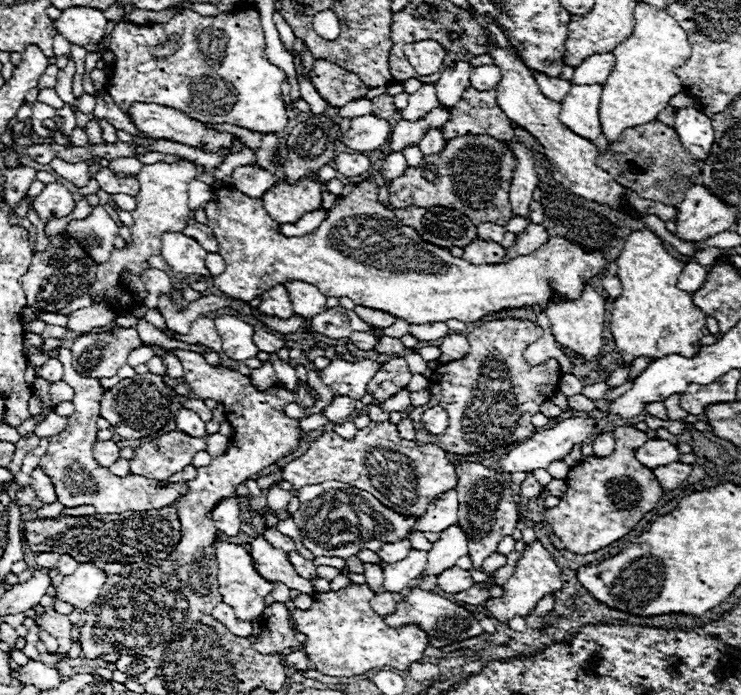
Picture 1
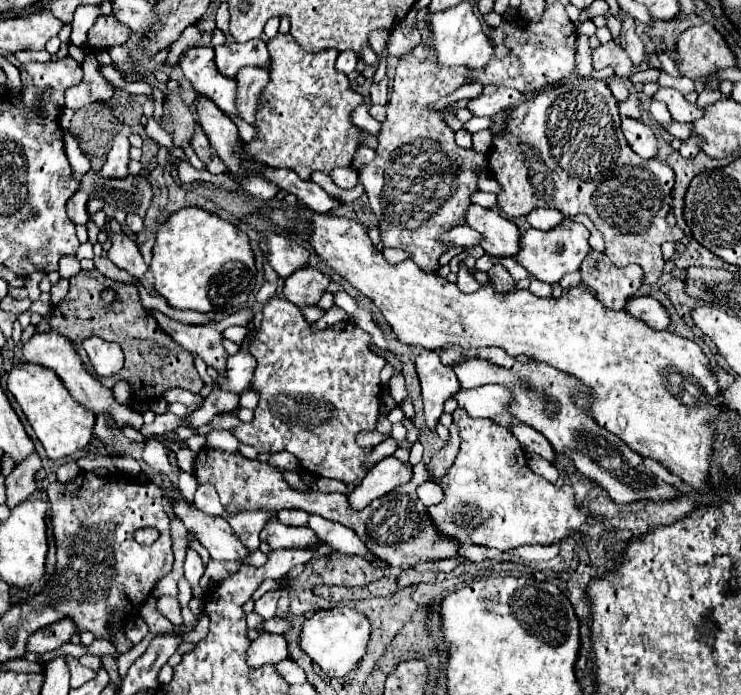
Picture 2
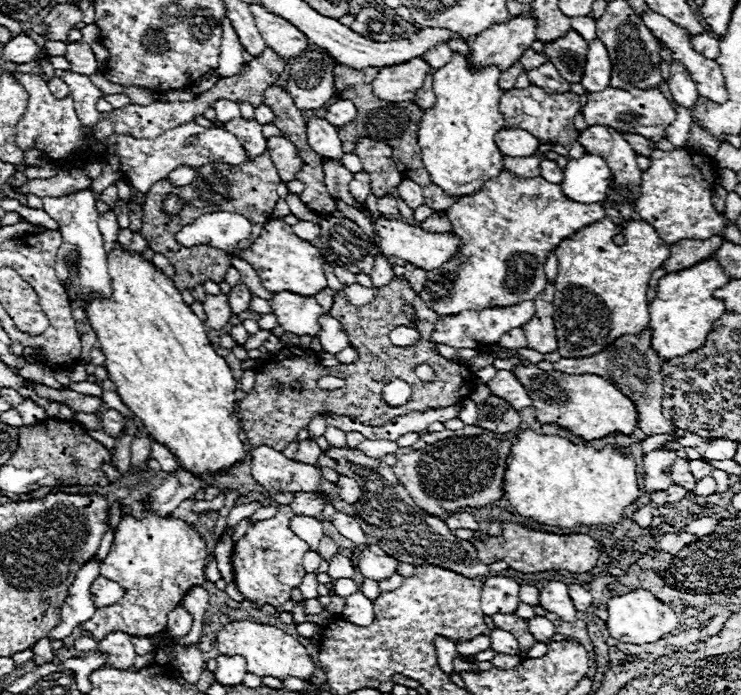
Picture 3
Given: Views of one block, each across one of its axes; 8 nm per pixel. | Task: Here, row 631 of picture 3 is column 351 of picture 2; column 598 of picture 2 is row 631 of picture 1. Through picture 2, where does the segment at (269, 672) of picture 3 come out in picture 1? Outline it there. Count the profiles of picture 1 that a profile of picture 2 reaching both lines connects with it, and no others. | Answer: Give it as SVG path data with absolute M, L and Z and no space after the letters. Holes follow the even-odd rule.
M350 582L346 588L316 592L308 610L294 610L292 624L306 634L304 652L310 658L310 666L328 676L358 676L376 666L388 666L394 670L408 670L412 662L424 658L428 636L418 624L406 624L392 628L384 622L384 616L376 614L370 600L376 592L368 584Z

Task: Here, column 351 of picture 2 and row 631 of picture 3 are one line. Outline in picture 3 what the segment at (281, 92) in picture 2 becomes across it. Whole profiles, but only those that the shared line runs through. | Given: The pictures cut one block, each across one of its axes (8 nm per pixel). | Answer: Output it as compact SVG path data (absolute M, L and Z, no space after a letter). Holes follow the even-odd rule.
M126 516L116 528L116 538L108 556L100 566L100 574L122 584L126 596L118 604L98 608L96 614L82 624L82 630L94 640L104 640L110 632L124 632L128 636L150 638L166 630L166 616L186 596L192 586L204 584L208 548L194 528L182 520L168 520L166 516L152 516L134 520Z

